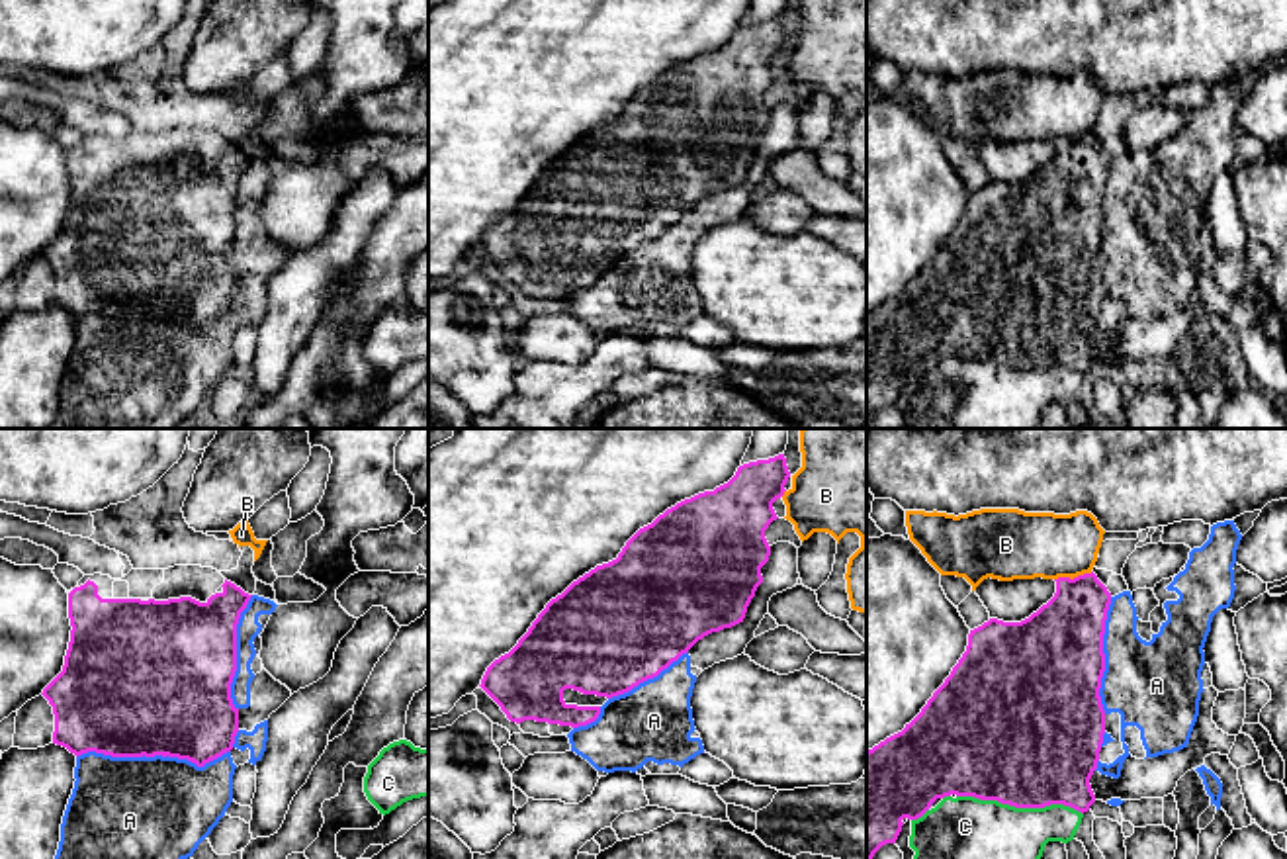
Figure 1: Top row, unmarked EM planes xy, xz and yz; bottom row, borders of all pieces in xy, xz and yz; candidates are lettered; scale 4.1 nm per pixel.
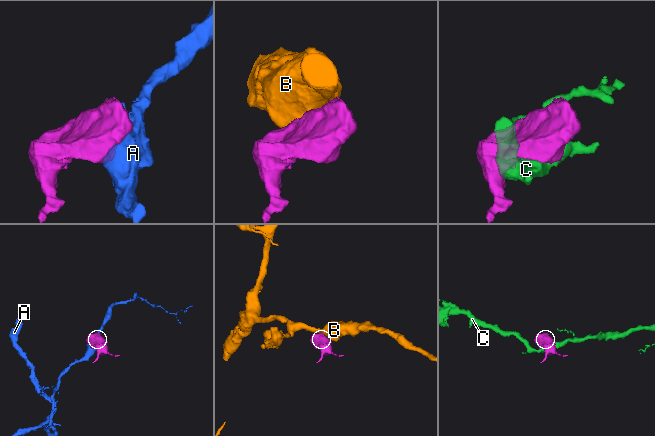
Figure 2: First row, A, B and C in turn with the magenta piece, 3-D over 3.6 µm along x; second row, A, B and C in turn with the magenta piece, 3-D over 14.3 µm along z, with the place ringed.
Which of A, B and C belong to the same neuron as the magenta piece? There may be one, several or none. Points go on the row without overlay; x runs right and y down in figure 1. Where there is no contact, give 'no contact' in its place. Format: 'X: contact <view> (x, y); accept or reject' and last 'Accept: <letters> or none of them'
A: contact xy (153, 317); reject
B: contact yz (1074, 139); reject
C: contact yz (1020, 368); reject
Accept: none of them

